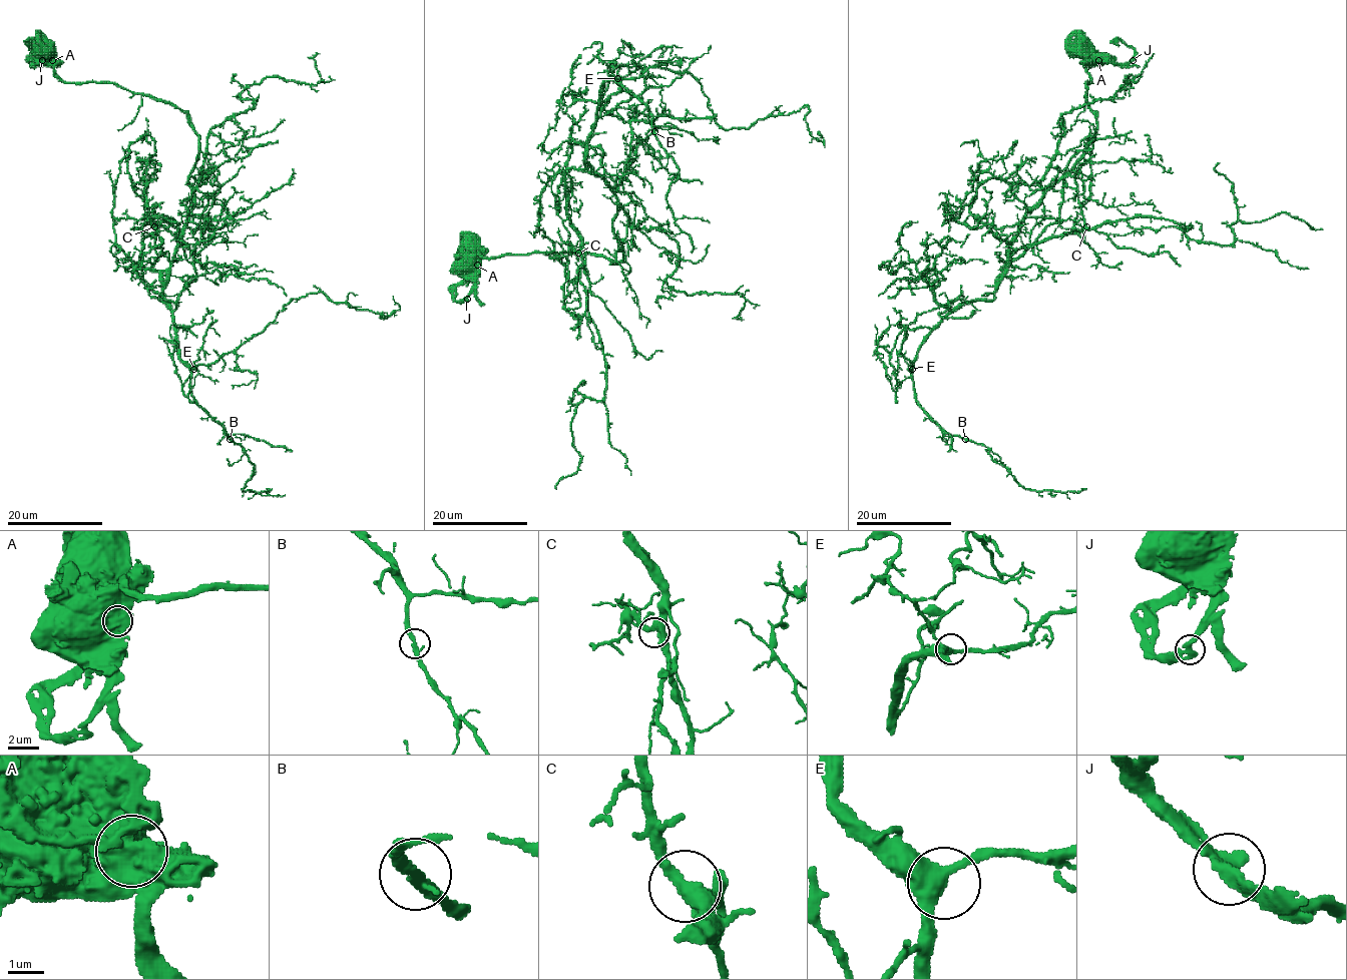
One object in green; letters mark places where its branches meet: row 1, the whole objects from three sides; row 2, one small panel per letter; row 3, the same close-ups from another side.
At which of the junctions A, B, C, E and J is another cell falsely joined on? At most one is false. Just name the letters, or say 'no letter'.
A

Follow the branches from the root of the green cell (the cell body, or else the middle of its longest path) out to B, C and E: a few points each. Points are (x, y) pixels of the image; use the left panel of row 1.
B: (42, 52), (66, 82), (117, 83), (172, 102), (198, 136), (193, 209), (161, 300), (192, 397), (231, 438)
C: (42, 52), (66, 82), (117, 83), (186, 114), (198, 136), (193, 209), (164, 270), (141, 263), (154, 226)
E: (42, 52), (66, 82), (117, 83), (172, 102), (198, 136), (193, 209), (161, 294), (179, 357), (193, 369)

